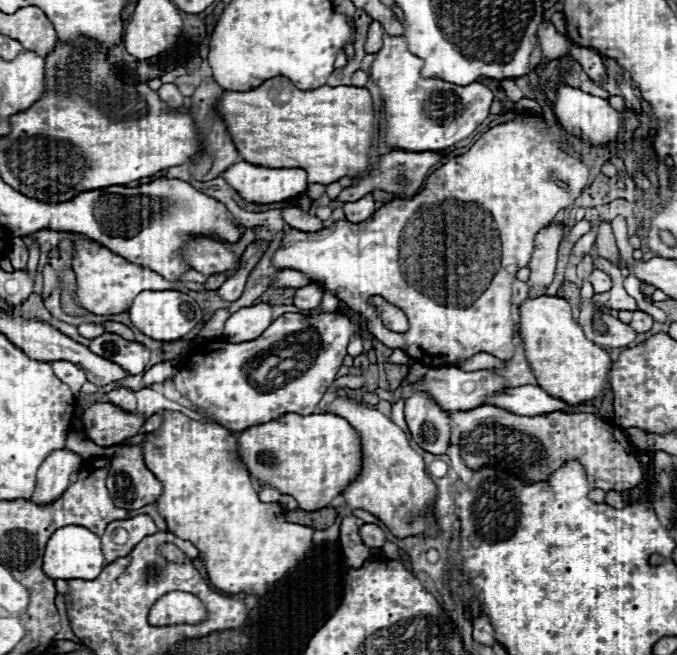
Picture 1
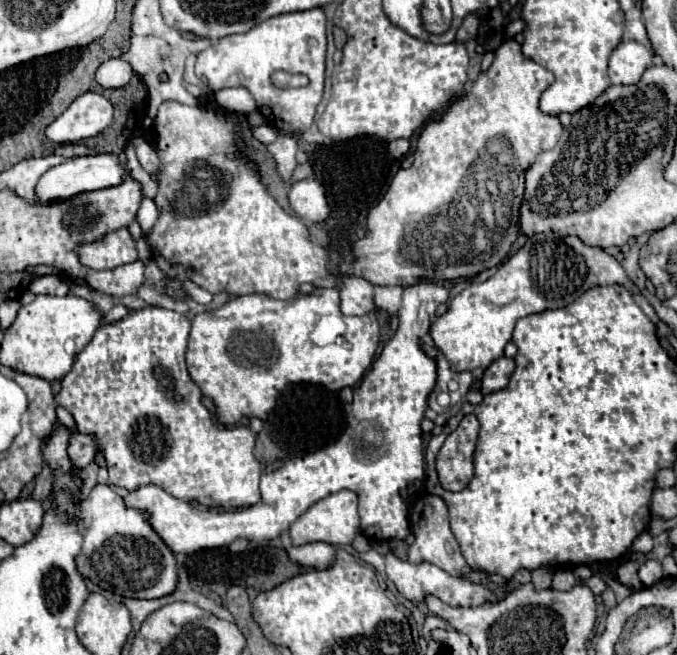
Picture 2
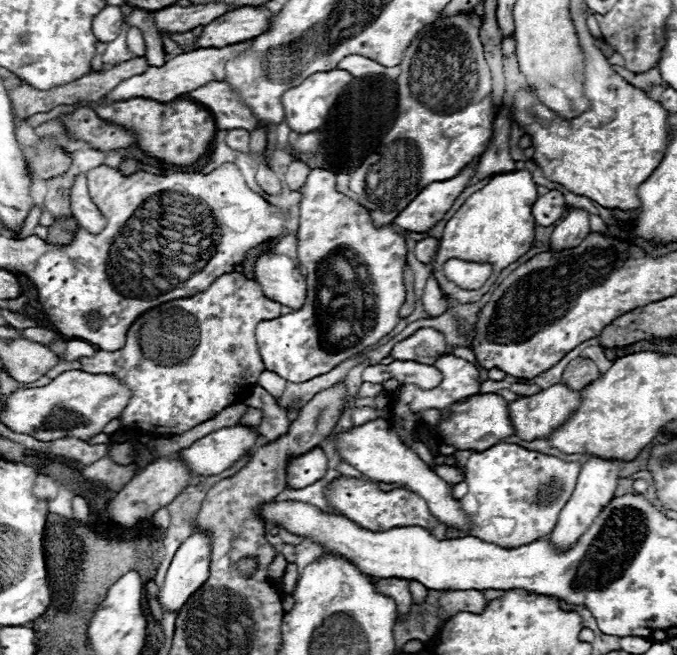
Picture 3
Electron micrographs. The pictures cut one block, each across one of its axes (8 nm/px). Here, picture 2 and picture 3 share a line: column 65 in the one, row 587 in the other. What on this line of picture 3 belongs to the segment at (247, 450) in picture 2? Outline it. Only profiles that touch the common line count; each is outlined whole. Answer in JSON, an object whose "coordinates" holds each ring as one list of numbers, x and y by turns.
{"coordinates":[[392,578,392,580,388,580,388,582,376,584,376,588,378,588,378,592,382,592,384,596,394,598,396,608,398,608,398,614,406,614,406,612,410,610,412,594,410,594,410,590,408,590,408,582,406,582,406,580]]}

